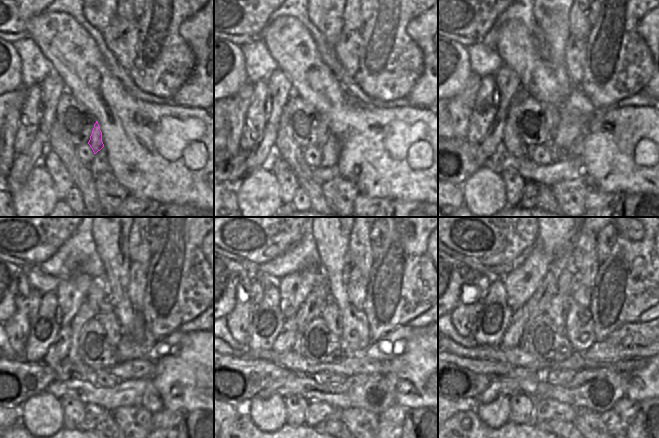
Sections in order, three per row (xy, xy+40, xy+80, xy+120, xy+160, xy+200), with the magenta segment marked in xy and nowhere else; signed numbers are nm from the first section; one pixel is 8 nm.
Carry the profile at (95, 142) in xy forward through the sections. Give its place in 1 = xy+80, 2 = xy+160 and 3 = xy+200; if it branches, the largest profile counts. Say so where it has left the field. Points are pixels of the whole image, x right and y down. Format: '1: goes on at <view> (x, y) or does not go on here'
1: goes on at xy+80 (551, 115)
2: goes on at xy+160 (331, 315)
3: goes on at xy+200 (558, 307)

